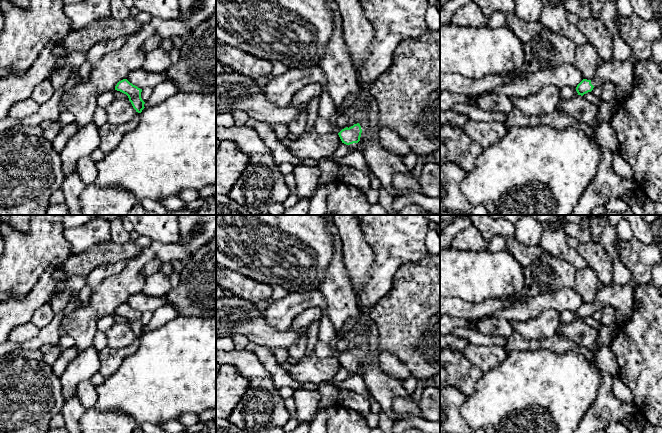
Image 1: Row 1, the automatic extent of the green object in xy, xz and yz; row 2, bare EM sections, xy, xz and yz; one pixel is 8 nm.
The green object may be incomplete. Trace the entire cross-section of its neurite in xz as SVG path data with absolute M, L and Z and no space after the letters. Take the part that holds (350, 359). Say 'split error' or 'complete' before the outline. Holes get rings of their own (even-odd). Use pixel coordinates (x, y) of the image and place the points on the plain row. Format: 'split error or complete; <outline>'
split error; M359 347L354 348L351 351L342 353L338 359L342 367L346 368L350 372L350 378L356 375L357 367L360 365L362 353Z

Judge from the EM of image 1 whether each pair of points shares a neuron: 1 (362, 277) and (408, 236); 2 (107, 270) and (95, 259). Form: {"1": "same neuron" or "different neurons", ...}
{"1": "different neurons", "2": "different neurons"}

